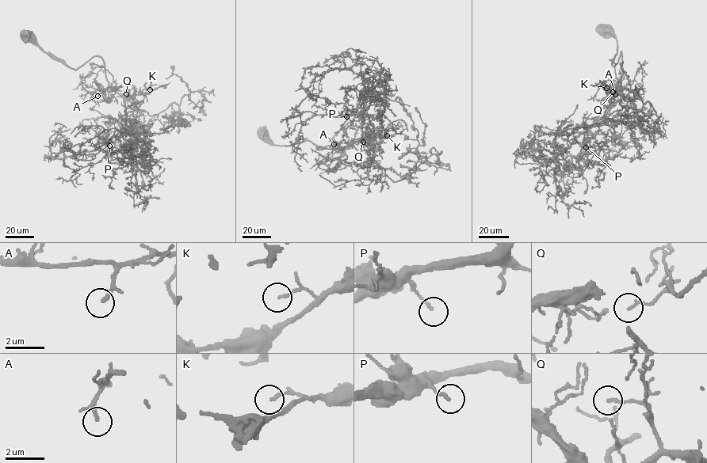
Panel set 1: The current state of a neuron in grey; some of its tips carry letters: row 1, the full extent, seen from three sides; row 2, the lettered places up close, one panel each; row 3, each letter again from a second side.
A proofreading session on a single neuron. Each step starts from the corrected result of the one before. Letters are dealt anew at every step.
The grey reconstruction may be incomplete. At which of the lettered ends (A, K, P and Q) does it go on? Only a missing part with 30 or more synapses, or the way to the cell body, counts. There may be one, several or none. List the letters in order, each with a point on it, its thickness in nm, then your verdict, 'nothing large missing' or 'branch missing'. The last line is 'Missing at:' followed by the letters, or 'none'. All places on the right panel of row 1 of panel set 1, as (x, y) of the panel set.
A: at (615, 94); 120 nm thick; branch missing
K: at (606, 88); 140 nm thick; nothing large missing
P: at (586, 147); 150 nm thick; nothing large missing
Q: at (613, 92); 100 nm thick; nothing large missing
Missing at: A

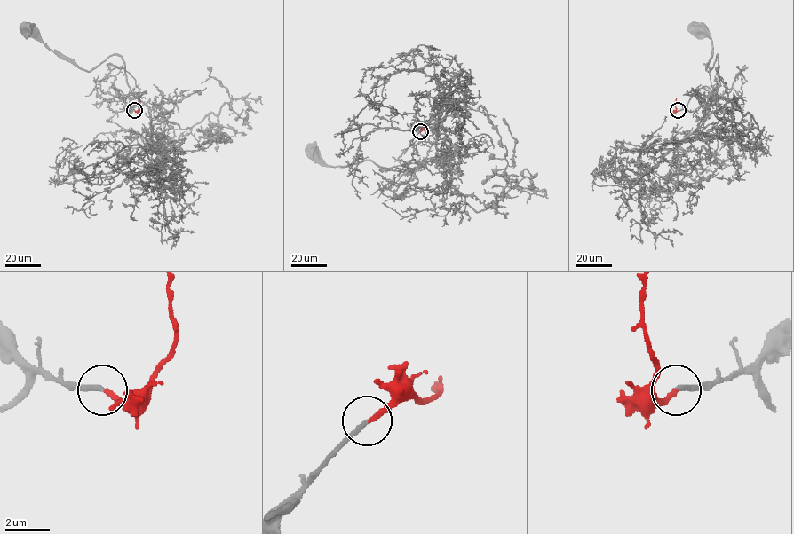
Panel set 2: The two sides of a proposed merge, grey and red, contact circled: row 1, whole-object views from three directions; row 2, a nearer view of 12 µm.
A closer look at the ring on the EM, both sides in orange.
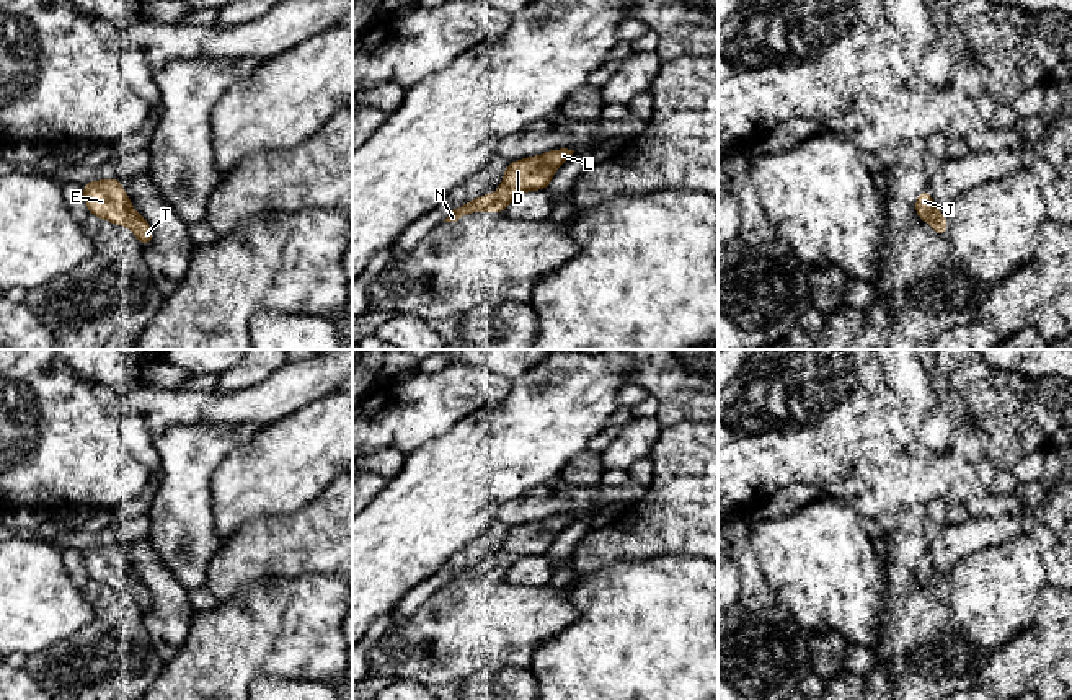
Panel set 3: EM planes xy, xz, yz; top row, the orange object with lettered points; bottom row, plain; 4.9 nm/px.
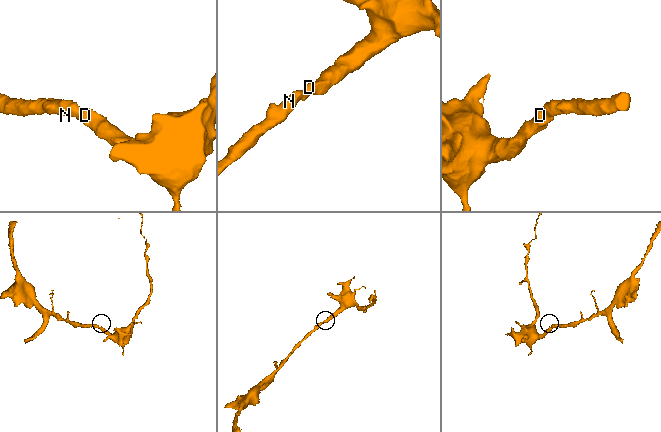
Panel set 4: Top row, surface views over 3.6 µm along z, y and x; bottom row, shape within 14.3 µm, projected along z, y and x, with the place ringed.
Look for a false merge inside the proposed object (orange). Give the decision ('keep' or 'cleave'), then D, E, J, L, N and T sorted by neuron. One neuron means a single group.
keep | D E J L N T

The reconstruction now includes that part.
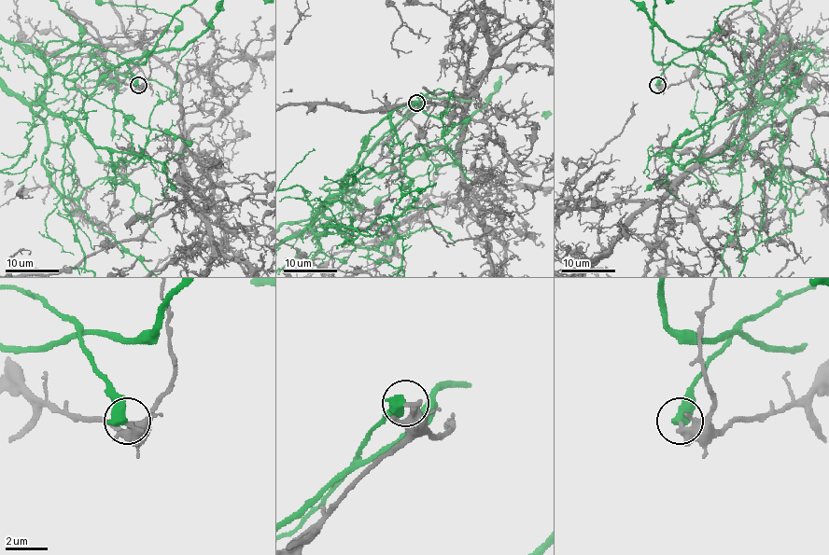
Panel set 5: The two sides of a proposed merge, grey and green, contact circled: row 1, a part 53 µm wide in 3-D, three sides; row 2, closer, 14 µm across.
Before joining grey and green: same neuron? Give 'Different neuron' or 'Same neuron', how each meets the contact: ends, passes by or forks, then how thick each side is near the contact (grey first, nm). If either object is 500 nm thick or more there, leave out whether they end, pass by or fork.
Different neuron. Thickness 360 nm (grey) against 550 nm

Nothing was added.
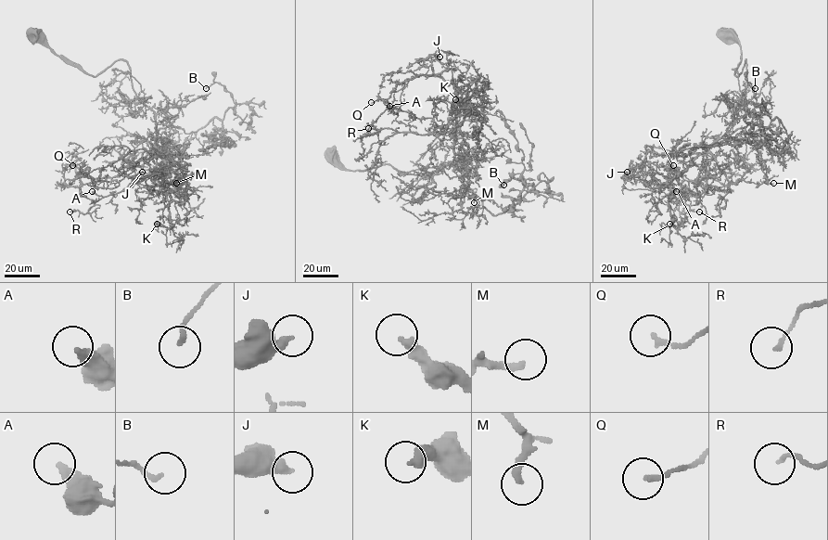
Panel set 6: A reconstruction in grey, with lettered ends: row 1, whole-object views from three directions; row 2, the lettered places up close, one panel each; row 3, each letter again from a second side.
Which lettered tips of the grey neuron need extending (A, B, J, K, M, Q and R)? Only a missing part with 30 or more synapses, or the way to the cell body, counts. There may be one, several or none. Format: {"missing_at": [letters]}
{"missing_at": []}

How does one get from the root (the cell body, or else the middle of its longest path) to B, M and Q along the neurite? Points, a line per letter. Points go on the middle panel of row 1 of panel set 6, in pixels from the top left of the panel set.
B: (331, 155), (344, 169), (389, 164), (428, 176), (454, 156), (494, 215), (533, 186), (503, 185)
M: (331, 155), (344, 169), (389, 164), (428, 176), (452, 164), (454, 156), (462, 171), (461, 193), (474, 202)
Q: (331, 155), (344, 169), (389, 164), (428, 176), (453, 162), (462, 93), (439, 73), (371, 102)

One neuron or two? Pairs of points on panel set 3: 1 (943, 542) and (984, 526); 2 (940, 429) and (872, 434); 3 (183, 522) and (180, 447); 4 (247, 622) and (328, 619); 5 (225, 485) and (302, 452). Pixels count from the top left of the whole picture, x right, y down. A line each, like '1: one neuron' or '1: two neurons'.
1: one neuron
2: two neurons
3: one neuron
4: one neuron
5: one neuron

